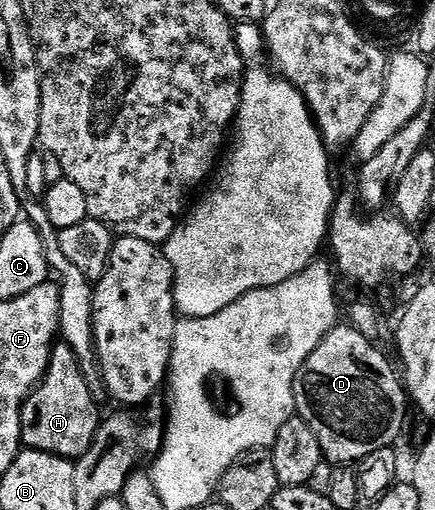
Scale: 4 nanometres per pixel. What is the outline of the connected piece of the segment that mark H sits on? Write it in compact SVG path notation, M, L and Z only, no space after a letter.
M59 341L50 353L46 374L22 406L23 447L71 460L82 458L98 431L100 415L94 402L97 402L96 395L88 388L88 380L84 380L76 352L66 342Z

